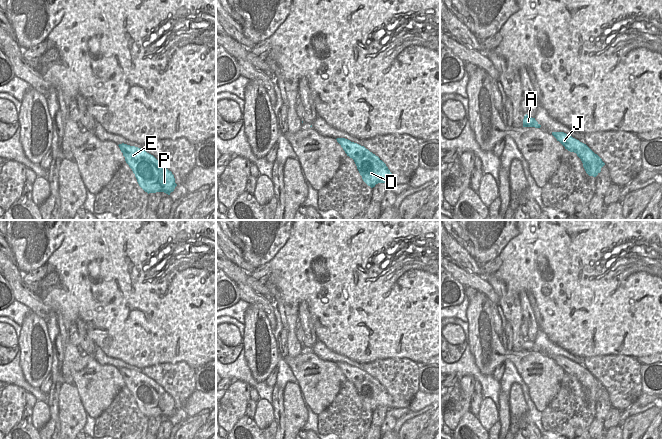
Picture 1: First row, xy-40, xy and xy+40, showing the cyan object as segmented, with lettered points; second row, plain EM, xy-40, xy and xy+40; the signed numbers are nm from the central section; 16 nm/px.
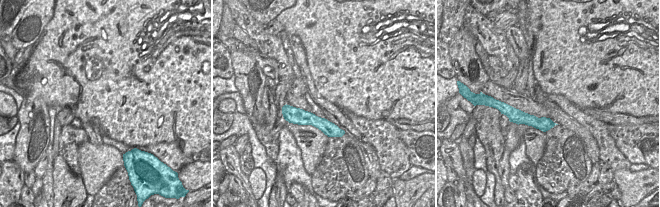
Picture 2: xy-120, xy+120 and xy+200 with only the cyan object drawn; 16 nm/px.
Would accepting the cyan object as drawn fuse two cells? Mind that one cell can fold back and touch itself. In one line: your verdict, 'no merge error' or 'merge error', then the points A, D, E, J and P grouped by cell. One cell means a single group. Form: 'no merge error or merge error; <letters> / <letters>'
no merge error; A D E J P

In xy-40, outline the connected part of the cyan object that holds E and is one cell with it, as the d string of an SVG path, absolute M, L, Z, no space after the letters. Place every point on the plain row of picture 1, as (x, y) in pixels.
M124 367L118 370L135 398L139 410L145 416L164 416L170 419L174 415L177 410L174 399L153 379L142 372Z

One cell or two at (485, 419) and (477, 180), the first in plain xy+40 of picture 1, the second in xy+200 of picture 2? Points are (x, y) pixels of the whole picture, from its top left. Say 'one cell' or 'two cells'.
one cell

